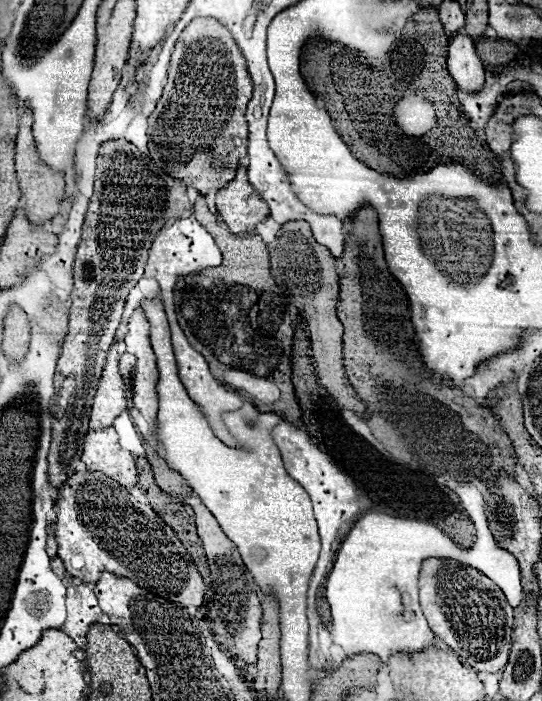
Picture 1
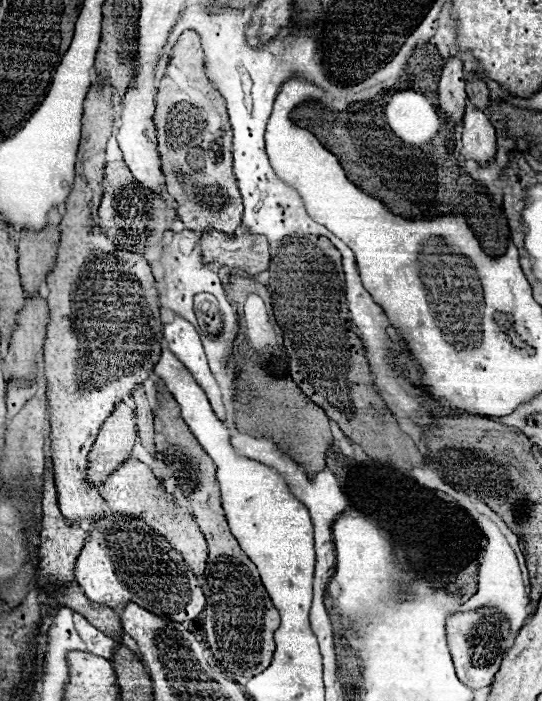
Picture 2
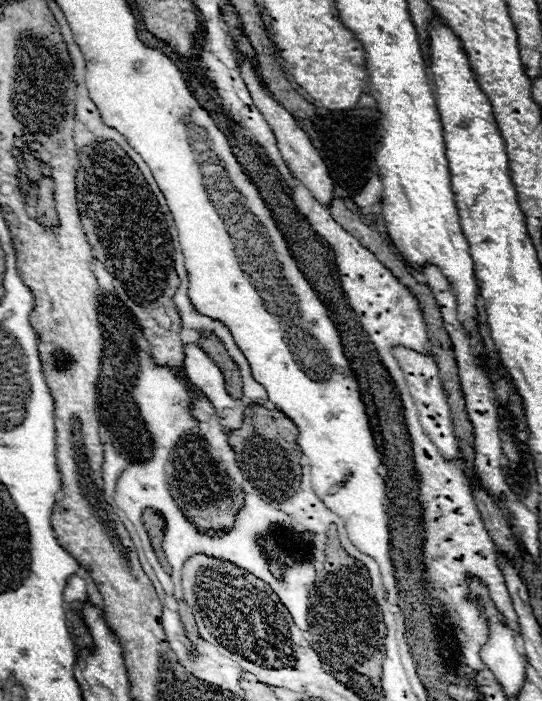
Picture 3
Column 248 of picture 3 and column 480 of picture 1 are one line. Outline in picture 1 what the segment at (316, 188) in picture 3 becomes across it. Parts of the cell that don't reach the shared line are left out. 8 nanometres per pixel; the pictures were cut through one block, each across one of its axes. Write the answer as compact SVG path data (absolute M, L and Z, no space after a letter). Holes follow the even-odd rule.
M458 34L448 46L448 72L462 92L480 92L484 88L482 62L466 34Z

